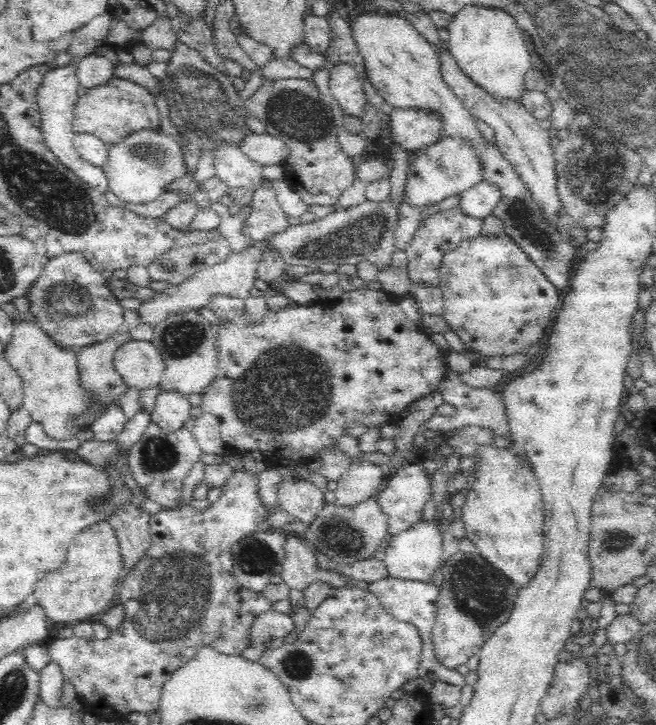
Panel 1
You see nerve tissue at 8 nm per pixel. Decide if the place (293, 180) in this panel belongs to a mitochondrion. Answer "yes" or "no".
no

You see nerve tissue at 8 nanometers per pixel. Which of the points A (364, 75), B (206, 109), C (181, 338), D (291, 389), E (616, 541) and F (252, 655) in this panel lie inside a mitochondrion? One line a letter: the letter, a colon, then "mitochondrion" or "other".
A: other
B: mitochondrion
C: mitochondrion
D: mitochondrion
E: mitochondrion
F: other

